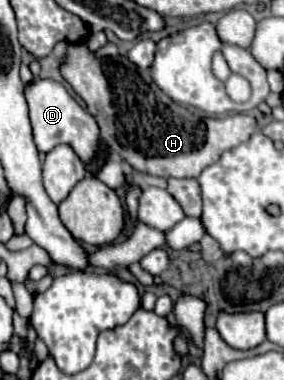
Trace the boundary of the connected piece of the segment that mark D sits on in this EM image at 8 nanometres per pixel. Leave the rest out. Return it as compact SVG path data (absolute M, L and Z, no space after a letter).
M38 78L26 84L24 88L26 102L30 108L30 124L34 132L34 142L40 152L48 152L58 144L68 144L74 148L74 152L80 156L82 162L90 162L94 158L96 148L100 146L100 134L98 134L98 124L94 118L82 108L60 82L48 80L48 78Z

